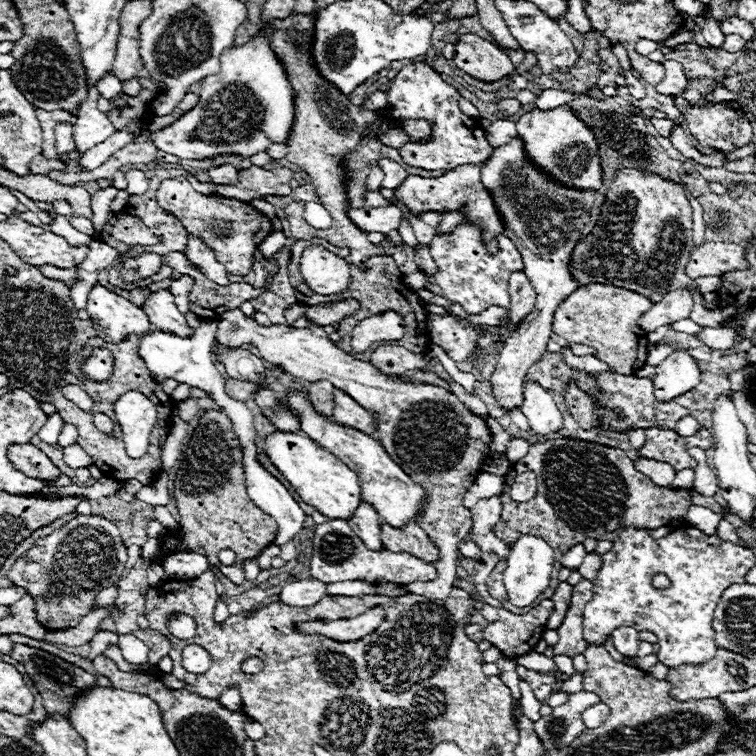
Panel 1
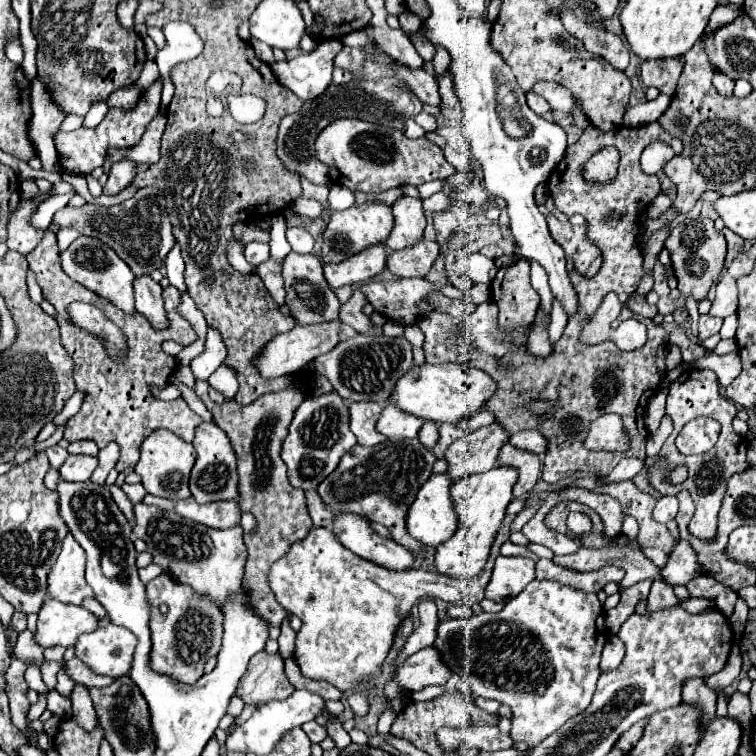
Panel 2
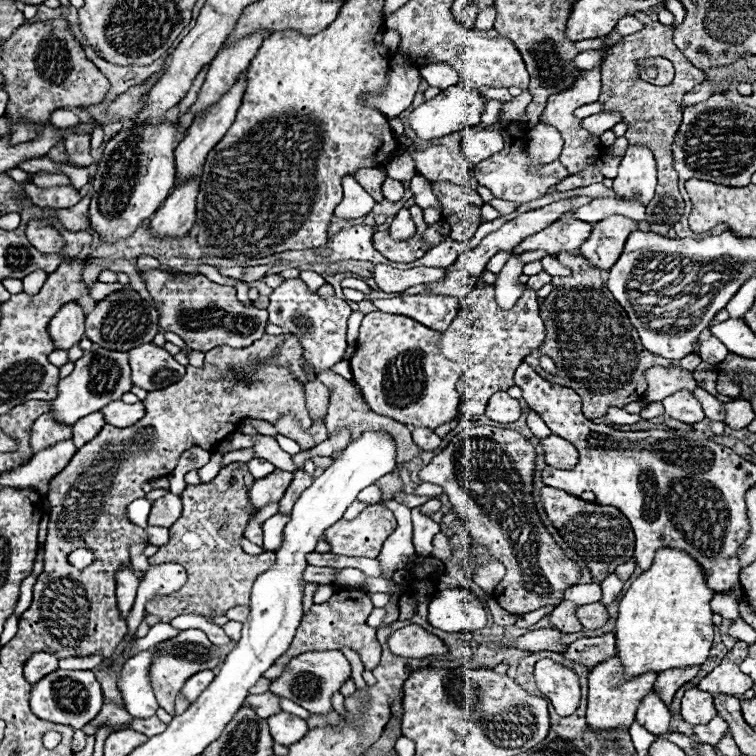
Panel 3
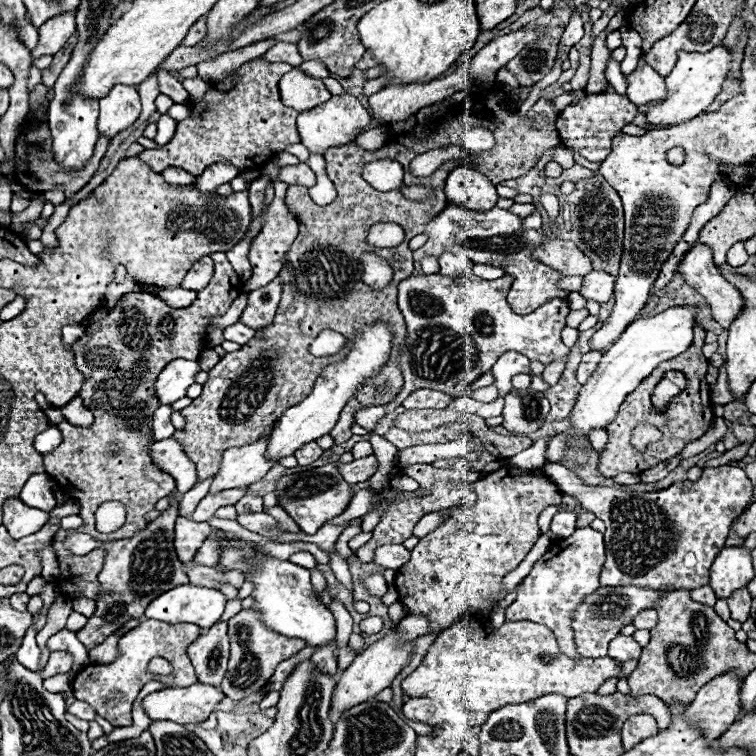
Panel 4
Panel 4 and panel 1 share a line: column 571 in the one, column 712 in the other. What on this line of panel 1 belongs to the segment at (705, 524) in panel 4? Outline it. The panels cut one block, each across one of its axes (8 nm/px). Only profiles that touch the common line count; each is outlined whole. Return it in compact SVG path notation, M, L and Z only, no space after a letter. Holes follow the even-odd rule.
M694 447L690 448L689 454L697 461L697 466L694 468L696 478L694 478L692 490L702 496L714 496L718 492L718 478L714 474L714 470L706 464L705 451Z

